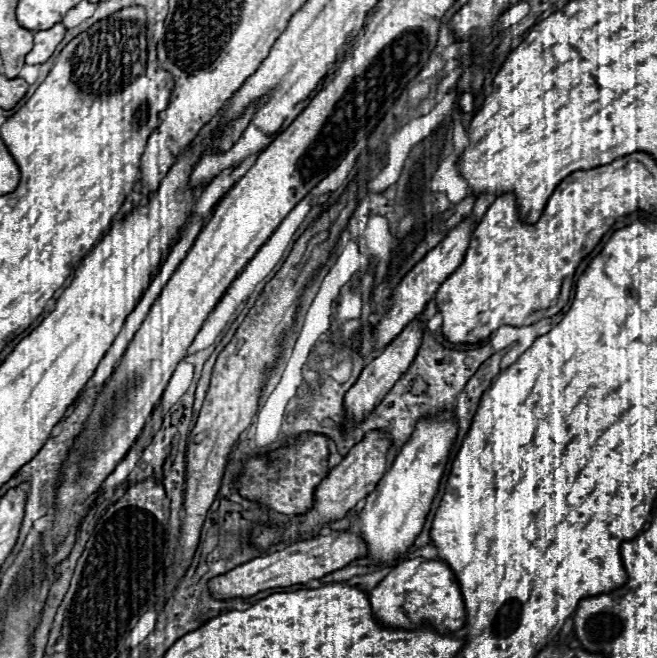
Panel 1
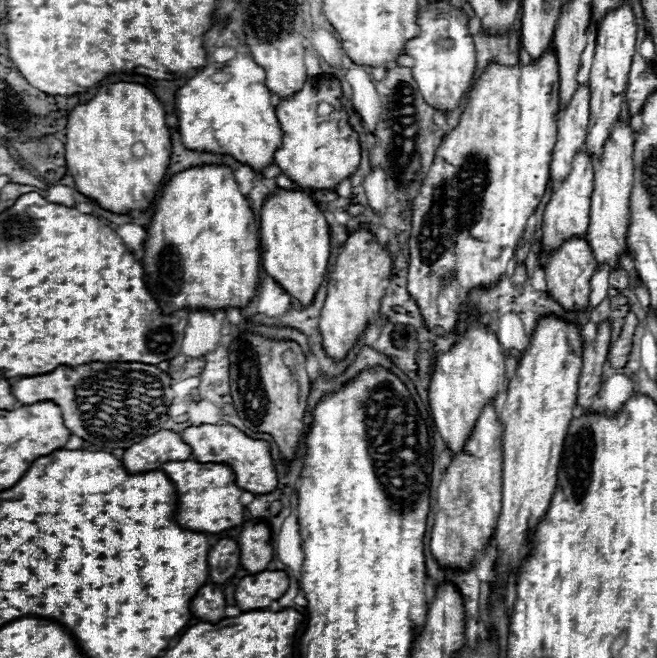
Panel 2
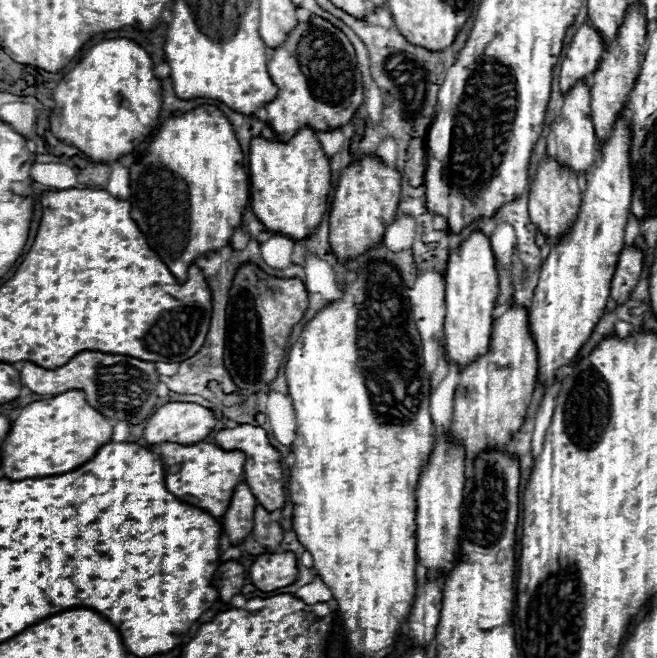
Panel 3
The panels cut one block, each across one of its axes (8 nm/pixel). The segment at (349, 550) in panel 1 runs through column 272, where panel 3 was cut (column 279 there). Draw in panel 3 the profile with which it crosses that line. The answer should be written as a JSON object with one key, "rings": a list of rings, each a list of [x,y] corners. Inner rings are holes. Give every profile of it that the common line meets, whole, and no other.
{"rings":[[[274,552],[260,554],[250,568],[250,578],[254,586],[262,592],[272,592],[296,582],[298,560],[294,552]]]}

